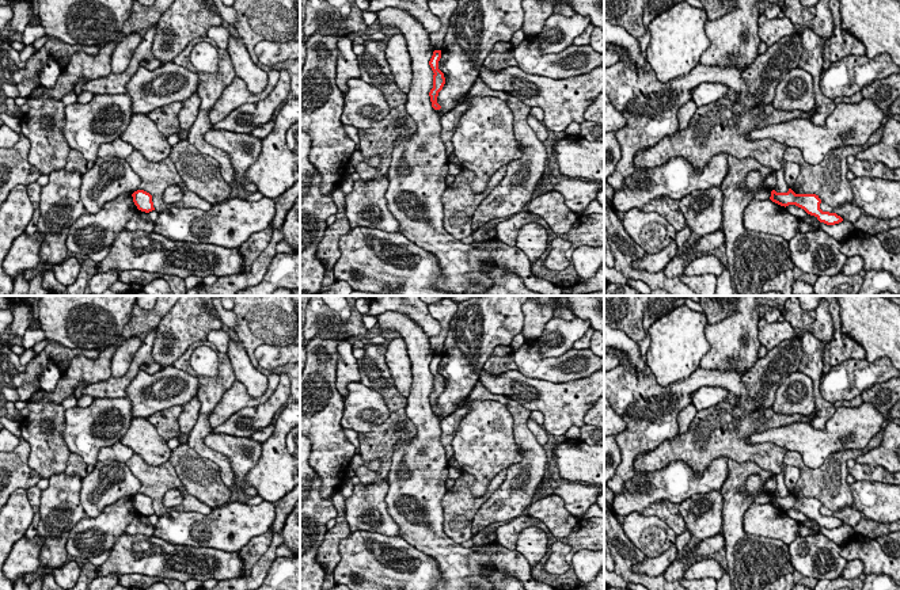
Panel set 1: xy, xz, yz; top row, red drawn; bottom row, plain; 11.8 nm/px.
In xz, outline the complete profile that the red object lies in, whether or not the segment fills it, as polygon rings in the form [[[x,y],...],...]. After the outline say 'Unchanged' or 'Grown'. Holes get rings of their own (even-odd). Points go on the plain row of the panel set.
[[[434,354],[433,359],[429,365],[429,369],[433,374],[433,392],[429,396],[430,400],[430,406],[432,406],[432,411],[434,414],[440,414],[441,410],[437,407],[437,400],[438,396],[443,393],[444,388],[445,388],[445,381],[444,377],[438,373],[438,365],[441,362],[441,354]]]. Unchanged

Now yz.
[[[791,492],[787,496],[776,496],[772,494],[770,503],[785,511],[795,509],[827,529],[835,529],[843,525],[836,517],[823,515],[820,513],[821,503],[816,498],[795,498]]]. Unchanged

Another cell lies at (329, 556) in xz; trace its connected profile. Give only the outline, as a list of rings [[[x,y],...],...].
[[[342,491],[333,496],[333,505],[338,513],[337,524],[327,530],[323,543],[318,548],[315,560],[323,567],[324,572],[333,574],[341,560],[339,541],[350,536],[350,528],[346,522],[346,507]]]

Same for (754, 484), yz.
[[[751,475],[745,480],[745,491],[753,496],[753,503],[766,505],[770,503],[772,492],[766,490],[760,475]]]

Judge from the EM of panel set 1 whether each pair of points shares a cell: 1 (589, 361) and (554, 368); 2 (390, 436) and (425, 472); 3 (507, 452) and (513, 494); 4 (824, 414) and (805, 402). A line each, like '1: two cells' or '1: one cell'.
1: one cell
2: two cells
3: two cells
4: two cells

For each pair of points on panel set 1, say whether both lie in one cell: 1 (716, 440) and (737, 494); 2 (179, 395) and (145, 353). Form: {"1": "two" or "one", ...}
{"1": "two", "2": "two"}

